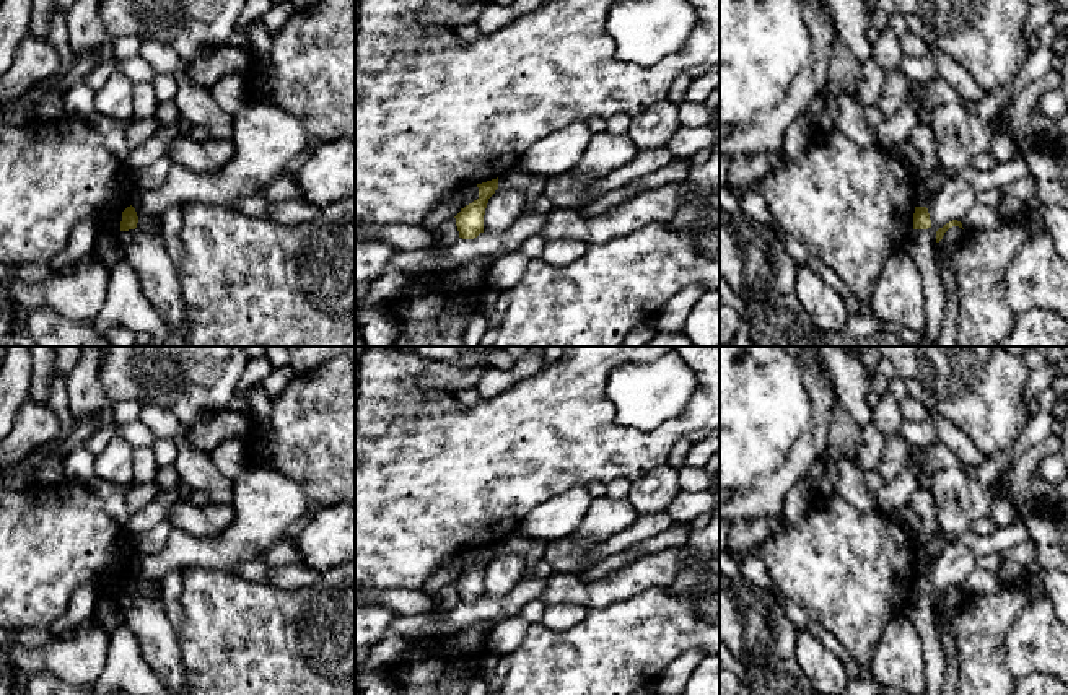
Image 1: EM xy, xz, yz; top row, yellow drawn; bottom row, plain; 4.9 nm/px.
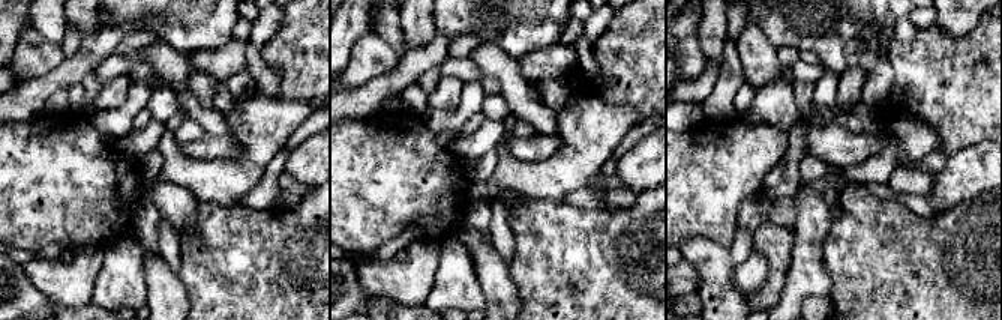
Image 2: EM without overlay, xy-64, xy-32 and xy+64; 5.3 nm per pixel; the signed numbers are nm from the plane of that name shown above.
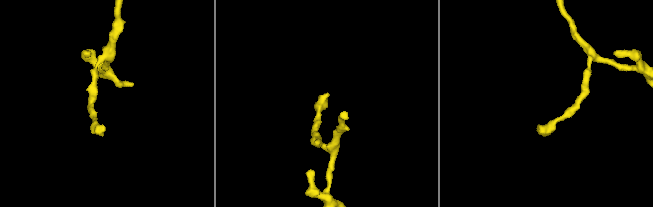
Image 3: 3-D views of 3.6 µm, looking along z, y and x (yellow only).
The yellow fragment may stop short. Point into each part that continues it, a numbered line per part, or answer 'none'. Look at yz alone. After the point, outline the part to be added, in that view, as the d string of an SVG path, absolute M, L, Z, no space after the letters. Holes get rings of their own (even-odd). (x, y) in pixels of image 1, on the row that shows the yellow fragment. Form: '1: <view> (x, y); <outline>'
none

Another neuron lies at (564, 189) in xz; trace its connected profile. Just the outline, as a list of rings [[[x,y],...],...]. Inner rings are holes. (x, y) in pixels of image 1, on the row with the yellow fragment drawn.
[[[570,173],[552,176],[545,181],[544,194],[554,207],[581,208],[594,199],[586,194],[596,181],[593,177],[578,177]]]

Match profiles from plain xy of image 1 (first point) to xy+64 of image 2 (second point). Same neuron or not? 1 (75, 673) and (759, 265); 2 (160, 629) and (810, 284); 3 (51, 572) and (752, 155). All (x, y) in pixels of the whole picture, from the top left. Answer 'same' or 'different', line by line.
1: same
2: same
3: same

